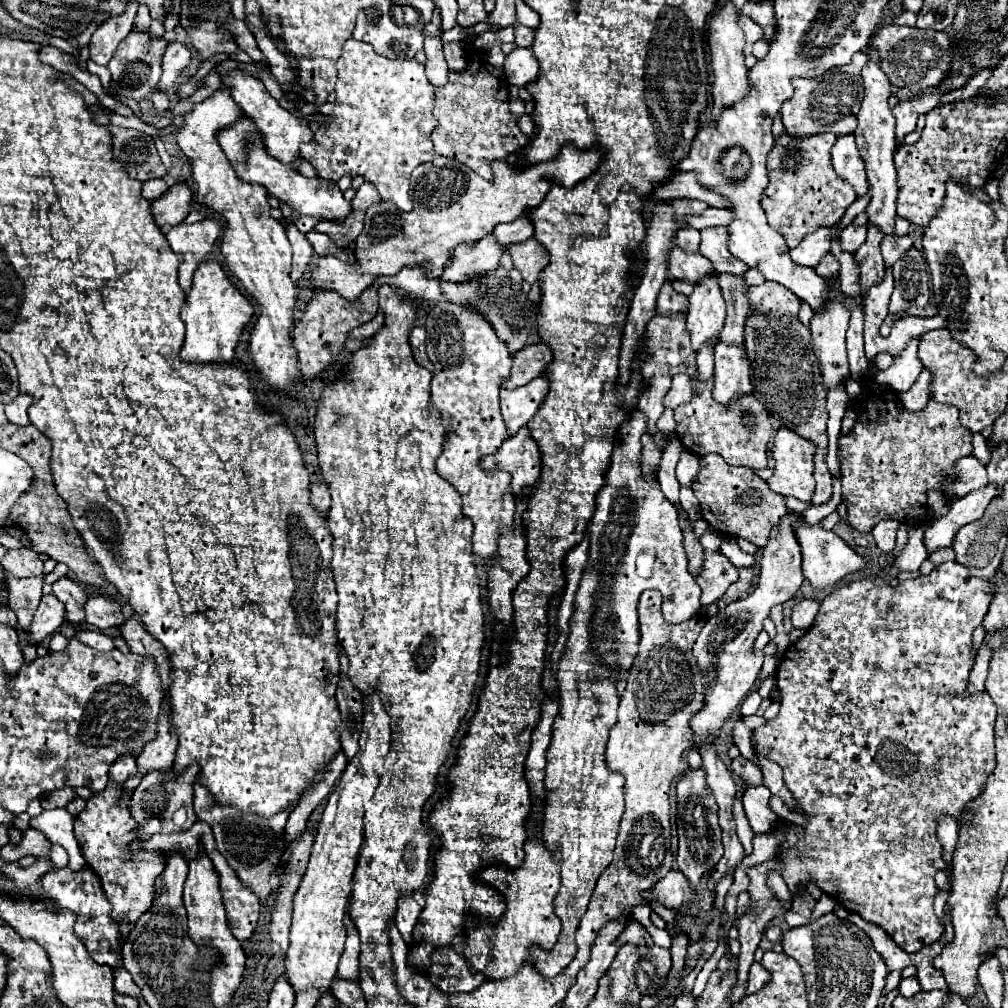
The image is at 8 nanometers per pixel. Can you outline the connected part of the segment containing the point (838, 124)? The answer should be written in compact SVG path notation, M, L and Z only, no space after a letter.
M858 52L852 56L852 64L844 68L832 68L824 76L812 78L796 78L792 80L794 96L782 104L782 122L792 136L808 136L820 132L832 132L836 136L852 134L856 130L856 112L860 108L860 100L864 96L864 84L860 84L860 70L868 62L866 52Z

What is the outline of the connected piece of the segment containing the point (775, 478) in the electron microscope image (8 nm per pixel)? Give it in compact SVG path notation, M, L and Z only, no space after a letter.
M778 428L772 442L776 470L768 478L768 486L782 496L808 502L814 492L814 454L816 448L812 448L808 440L796 436L796 432L788 428Z

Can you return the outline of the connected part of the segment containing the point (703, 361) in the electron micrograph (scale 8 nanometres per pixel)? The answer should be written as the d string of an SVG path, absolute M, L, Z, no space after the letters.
M714 344L712 346L704 346L702 352L698 352L698 372L696 378L698 382L706 382L712 378L714 372Z

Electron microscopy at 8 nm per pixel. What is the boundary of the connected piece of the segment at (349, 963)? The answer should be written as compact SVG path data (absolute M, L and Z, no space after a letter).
M350 904L346 908L346 916L344 916L344 926L346 926L346 932L348 932L348 938L346 938L346 948L344 948L344 954L340 956L340 964L338 964L338 974L336 978L338 980L348 980L348 982L360 982L360 940L358 940L358 932L356 932L356 926L350 918Z

